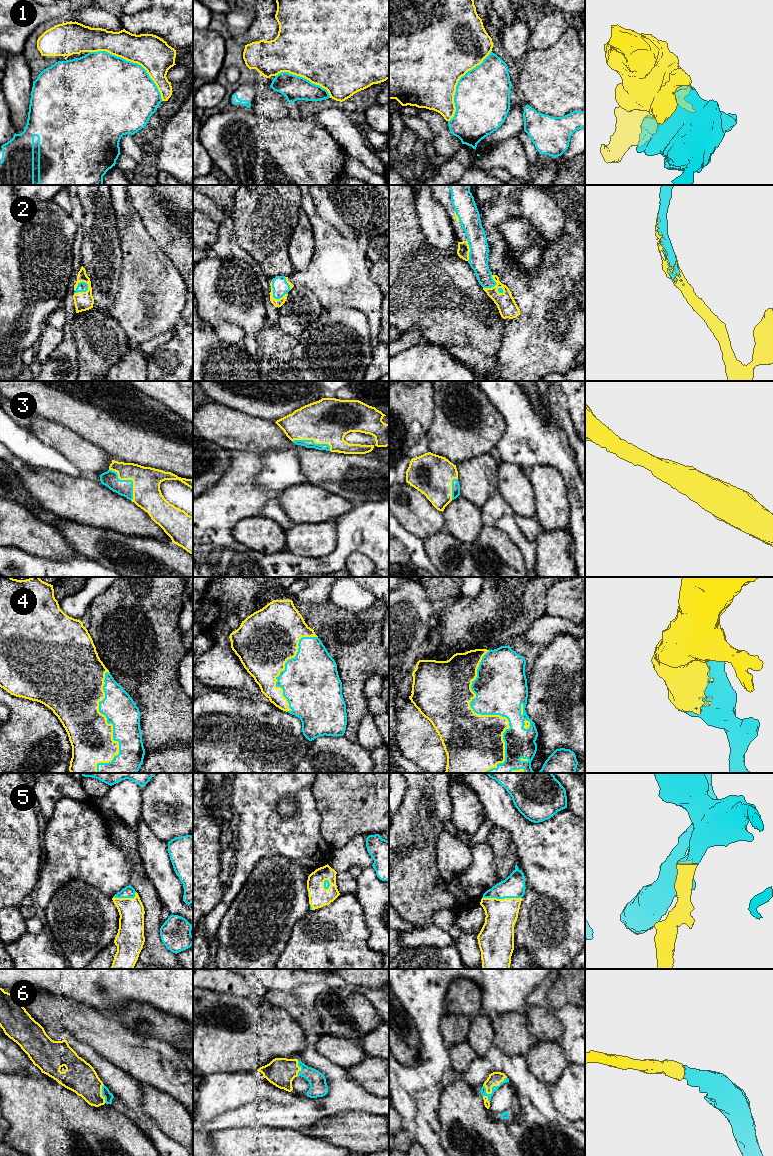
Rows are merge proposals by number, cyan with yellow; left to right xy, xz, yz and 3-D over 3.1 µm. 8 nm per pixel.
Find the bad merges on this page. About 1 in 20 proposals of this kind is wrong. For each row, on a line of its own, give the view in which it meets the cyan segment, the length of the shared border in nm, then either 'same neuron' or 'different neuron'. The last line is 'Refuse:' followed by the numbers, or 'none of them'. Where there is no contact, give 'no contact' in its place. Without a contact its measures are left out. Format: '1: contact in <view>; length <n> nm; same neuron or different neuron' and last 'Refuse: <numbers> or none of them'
1: contact in xy; length 700 nm; same neuron
2: contact in xy; length 140 nm; same neuron
3: contact in xy; length 320 nm; same neuron
4: contact in yz; length 1000 nm; same neuron
5: contact in yz; length 320 nm; same neuron
6: contact in yz; length 240 nm; same neuron
Refuse: none of them

